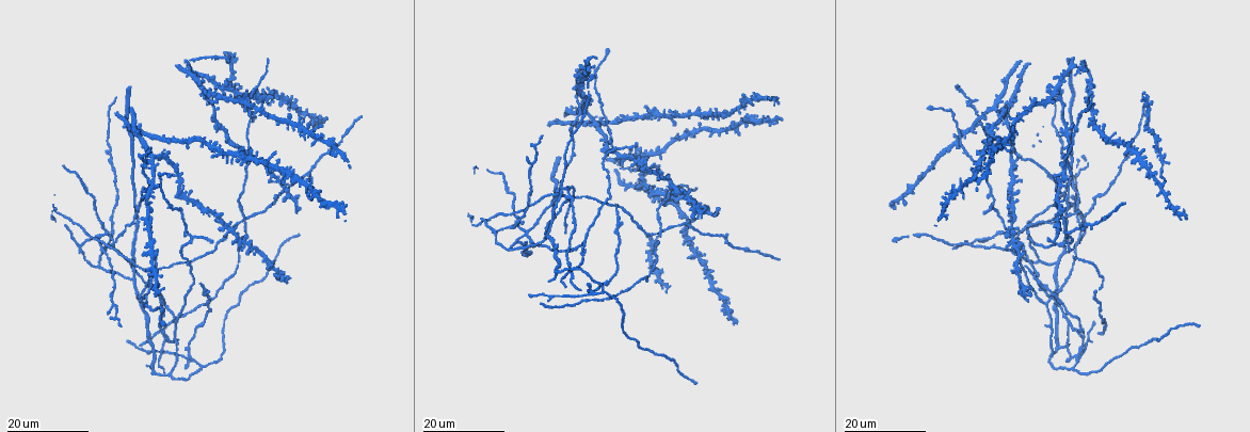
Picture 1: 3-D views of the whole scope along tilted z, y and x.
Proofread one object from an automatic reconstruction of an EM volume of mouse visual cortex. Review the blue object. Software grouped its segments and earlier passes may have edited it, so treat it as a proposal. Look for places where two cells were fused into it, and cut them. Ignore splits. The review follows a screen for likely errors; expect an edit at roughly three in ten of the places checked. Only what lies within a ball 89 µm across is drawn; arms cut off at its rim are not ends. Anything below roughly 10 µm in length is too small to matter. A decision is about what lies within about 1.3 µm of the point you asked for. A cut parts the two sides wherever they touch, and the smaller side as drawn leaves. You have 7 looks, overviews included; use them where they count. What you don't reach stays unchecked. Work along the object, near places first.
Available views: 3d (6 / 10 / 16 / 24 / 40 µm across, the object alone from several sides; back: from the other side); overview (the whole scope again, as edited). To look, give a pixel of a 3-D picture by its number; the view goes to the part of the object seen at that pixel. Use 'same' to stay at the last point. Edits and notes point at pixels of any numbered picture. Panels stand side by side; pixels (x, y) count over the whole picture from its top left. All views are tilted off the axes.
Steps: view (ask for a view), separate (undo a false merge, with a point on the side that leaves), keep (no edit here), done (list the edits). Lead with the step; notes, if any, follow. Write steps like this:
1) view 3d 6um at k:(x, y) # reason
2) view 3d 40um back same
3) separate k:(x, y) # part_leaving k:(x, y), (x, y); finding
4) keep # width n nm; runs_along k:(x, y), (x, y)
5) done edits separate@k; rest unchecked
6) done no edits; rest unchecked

view 3d 16um at 1:(637, 166) # branch point

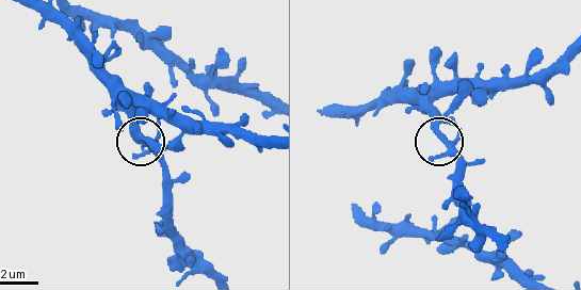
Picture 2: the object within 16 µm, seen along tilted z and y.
view 3d 6um at 2:(139, 137)

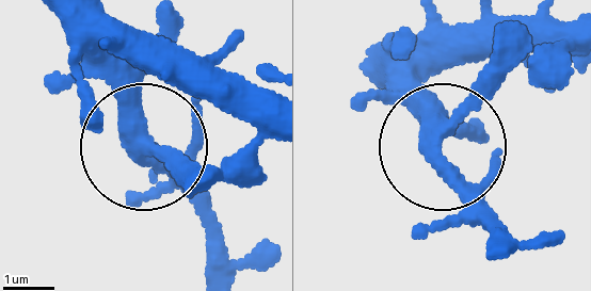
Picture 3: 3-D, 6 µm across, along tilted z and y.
keep # side_arm 47 um; arms 3; one cell here

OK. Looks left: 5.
view 3d 16um at 1:(83, 244) # three-way junction

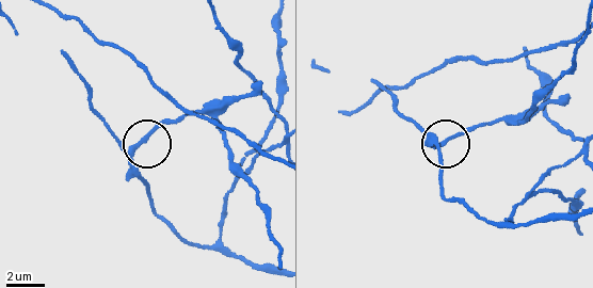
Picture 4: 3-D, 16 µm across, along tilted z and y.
view 3d 10um at 4:(137, 147)

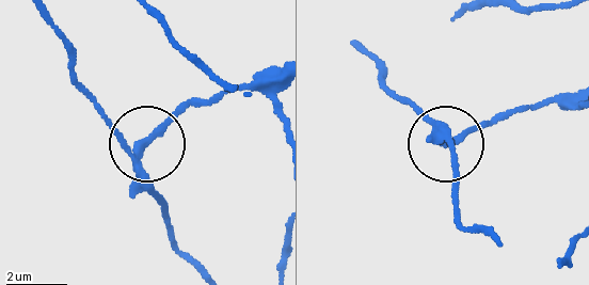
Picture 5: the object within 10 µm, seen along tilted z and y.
separate 5:(154, 132) # arms 3; a second cell is stuck on

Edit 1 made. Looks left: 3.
view overview # see it whole again

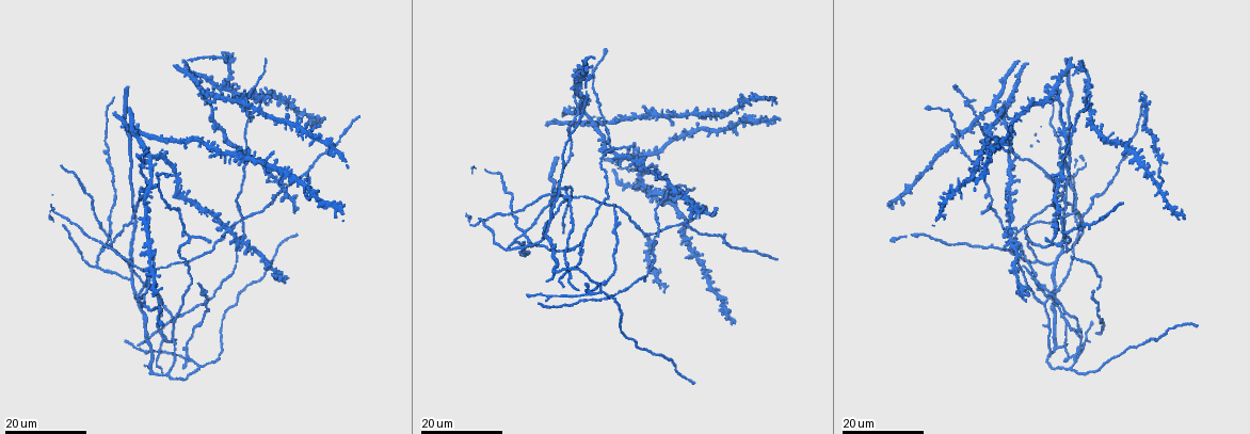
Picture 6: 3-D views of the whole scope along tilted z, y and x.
view 3d 16um at 6:(244, 218) # four or more arms meet

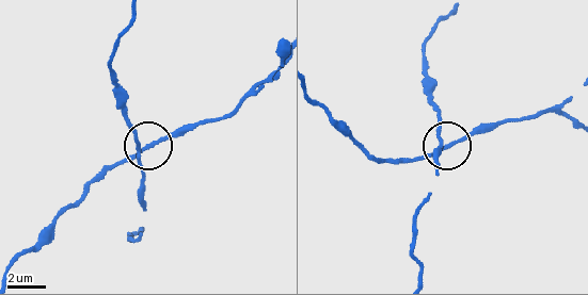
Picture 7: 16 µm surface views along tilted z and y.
view 3d 10um at 7:(449, 146)

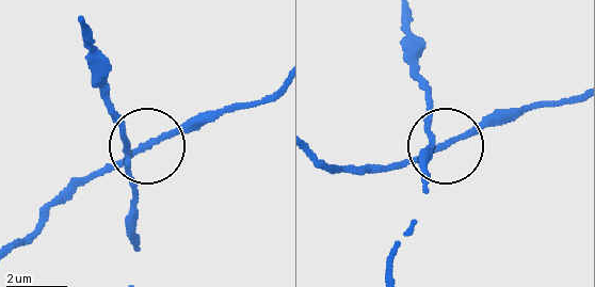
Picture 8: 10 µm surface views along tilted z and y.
keep # arms 4; runs_along 8:(321, 159), (370, 171), (411, 162), (507, 111); continuous, no second cell

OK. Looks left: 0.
done edits separate@5; rest unchecked

